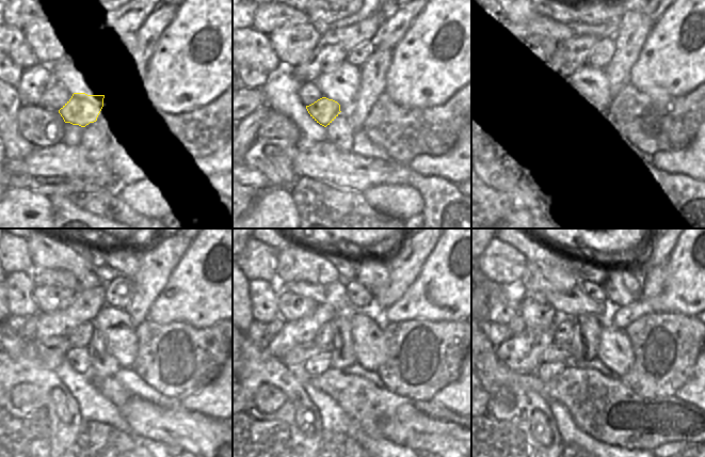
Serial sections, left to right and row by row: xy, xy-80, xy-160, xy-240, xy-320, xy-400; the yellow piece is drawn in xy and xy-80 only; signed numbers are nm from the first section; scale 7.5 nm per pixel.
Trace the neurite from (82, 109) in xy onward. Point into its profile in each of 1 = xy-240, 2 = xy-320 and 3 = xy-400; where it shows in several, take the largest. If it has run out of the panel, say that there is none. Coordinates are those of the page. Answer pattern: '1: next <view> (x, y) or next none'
1: next xy-240 (79, 358)
2: next xy-320 (317, 364)
3: next xy-400 (546, 371)

